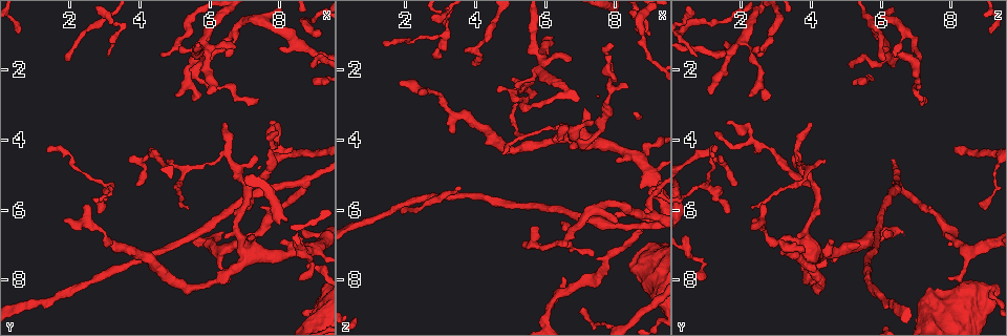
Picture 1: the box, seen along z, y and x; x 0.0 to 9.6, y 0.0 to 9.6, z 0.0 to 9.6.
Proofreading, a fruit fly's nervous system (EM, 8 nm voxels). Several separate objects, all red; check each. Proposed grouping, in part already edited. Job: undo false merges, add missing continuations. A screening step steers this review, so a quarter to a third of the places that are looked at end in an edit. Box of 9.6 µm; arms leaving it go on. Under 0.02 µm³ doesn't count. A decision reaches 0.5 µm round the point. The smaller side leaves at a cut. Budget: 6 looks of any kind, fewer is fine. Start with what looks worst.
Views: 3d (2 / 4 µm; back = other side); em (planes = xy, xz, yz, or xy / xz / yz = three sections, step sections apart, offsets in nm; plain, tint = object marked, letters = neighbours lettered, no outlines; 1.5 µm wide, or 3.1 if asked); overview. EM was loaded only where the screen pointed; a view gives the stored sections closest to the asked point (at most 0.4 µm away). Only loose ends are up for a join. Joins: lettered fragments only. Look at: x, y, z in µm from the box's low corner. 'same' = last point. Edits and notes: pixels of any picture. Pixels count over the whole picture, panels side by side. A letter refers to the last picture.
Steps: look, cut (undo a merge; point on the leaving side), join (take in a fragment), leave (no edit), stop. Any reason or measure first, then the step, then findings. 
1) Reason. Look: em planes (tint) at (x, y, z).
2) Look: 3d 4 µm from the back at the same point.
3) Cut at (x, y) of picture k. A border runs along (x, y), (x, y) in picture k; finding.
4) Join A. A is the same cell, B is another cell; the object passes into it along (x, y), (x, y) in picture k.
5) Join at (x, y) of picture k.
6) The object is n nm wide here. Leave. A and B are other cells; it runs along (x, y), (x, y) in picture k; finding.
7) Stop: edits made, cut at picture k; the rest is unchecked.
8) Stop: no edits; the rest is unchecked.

Abrupt turn. Look: 3d 4 µm at (5.60, 1.95, 7.00).

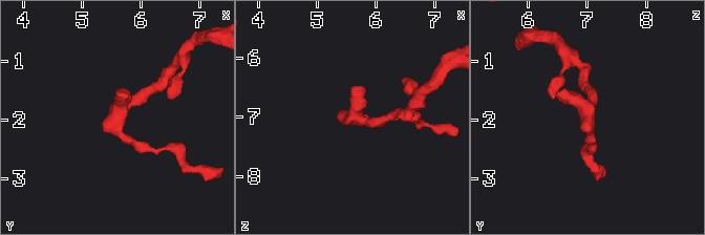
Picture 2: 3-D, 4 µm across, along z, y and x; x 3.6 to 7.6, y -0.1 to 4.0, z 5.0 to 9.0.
Look: em planes (letters) at (5.65, 2.00, 6.95).

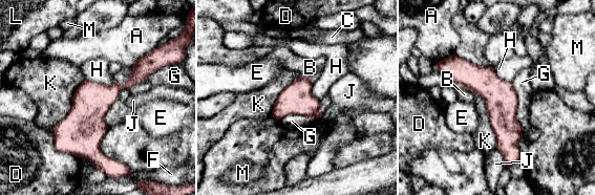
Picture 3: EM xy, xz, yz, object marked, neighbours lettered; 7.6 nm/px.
The longest contact is with K, 440 nm. Leave. A, B, C, D, E, F, G, H, J, K, L and M are other cells; a border runs along (475, 93), (485, 102), (496, 147) in picture 3; one cell here.

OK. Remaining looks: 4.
Calibre changes. Look: 3d 2 µm at (3.10, 5.30, 1.05).

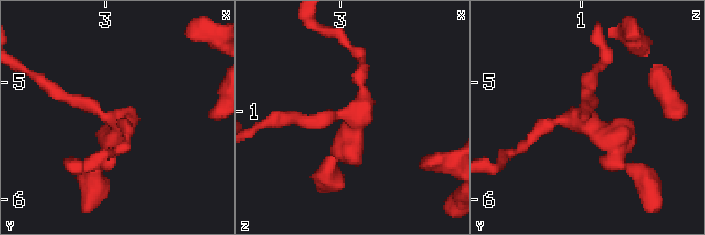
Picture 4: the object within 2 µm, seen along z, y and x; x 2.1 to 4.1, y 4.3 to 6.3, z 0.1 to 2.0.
Now the EM. Look: em yz step 4 (letters) at (3.10, 5.32, 1.02).

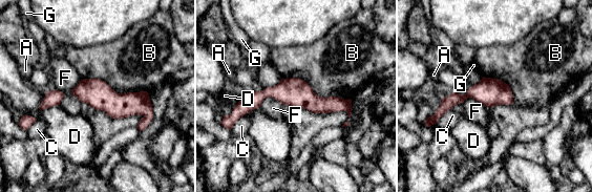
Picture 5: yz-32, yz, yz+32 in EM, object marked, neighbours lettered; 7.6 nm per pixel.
The object is 220 nm wide here; the longest contact is with B, 550 nm. Leave. A, B, C, D, F and G are other cells; all the same cell.

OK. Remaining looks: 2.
Stop: no edits; the rest is unchecked.

